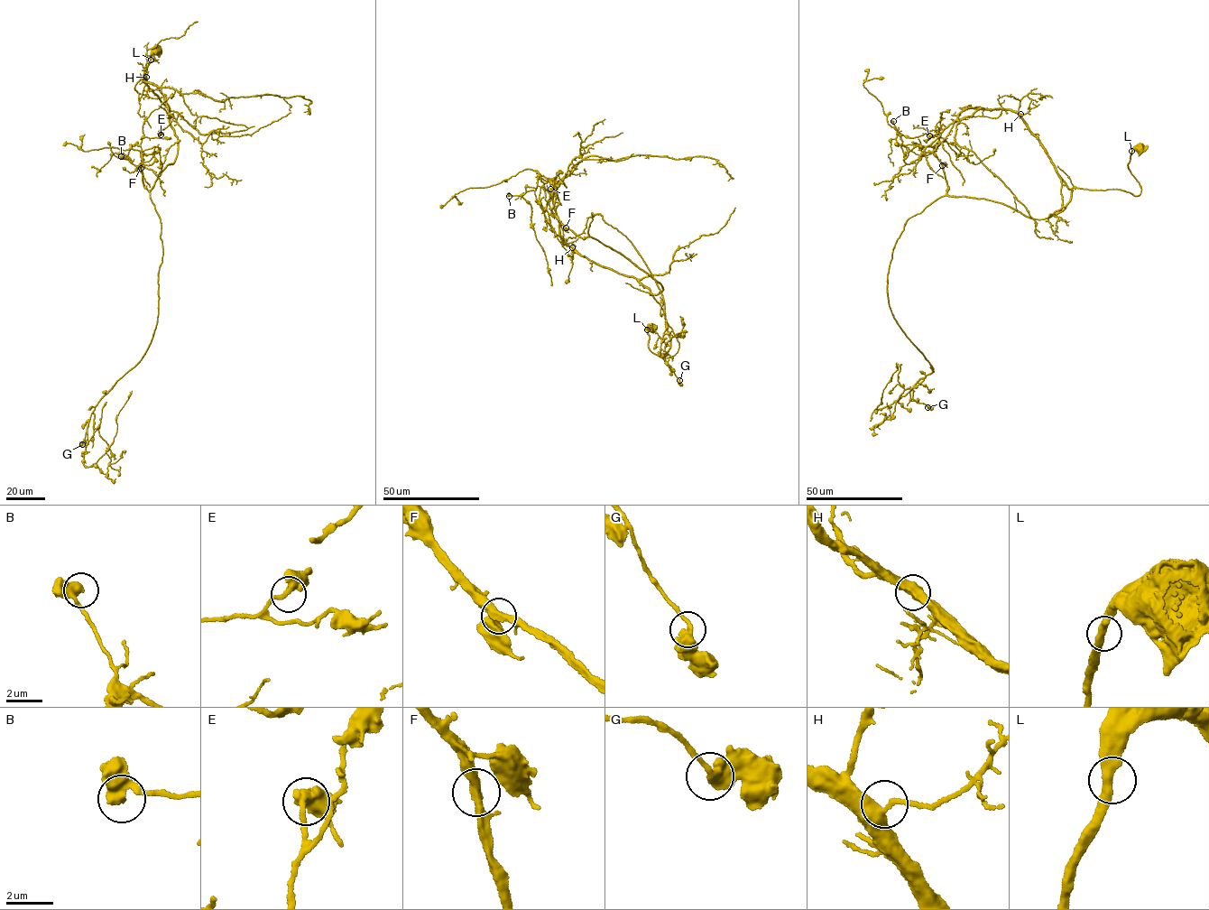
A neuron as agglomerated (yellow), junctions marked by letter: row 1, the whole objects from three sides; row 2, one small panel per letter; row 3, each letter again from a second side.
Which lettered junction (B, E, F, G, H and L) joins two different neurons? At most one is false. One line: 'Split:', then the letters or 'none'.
Split: none

